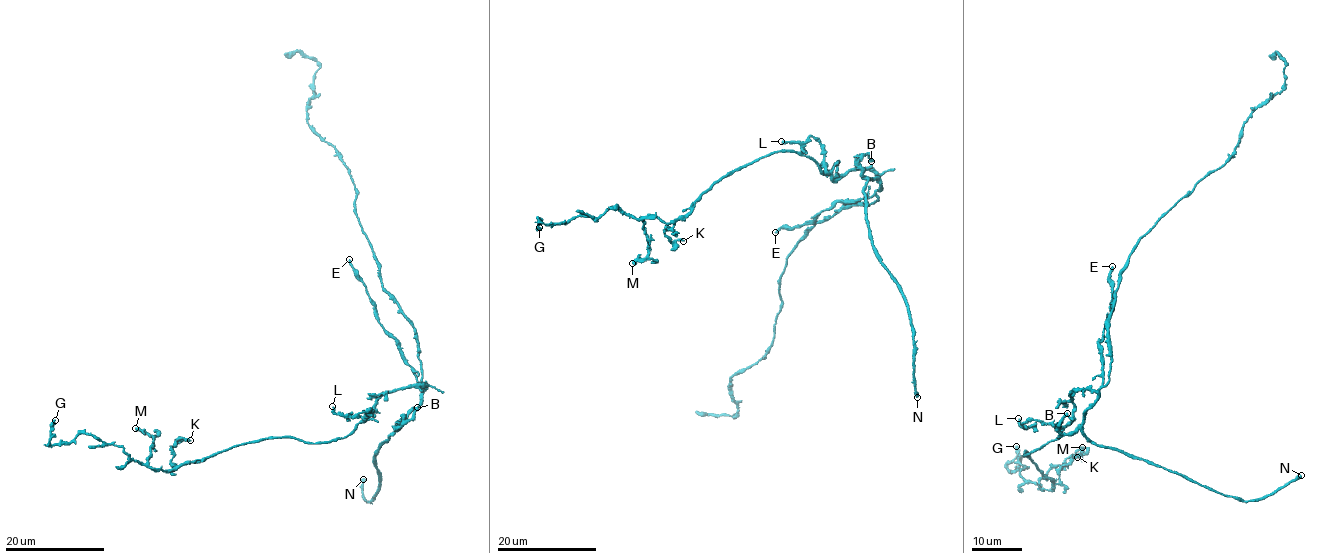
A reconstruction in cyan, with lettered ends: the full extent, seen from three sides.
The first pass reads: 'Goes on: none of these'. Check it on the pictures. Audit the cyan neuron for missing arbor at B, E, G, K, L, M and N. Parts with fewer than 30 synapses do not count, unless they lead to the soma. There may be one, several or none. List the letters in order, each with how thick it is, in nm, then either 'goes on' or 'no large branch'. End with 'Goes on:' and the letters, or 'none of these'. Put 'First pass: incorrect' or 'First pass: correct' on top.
First pass: incorrect
B: 440 nm thick; no large branch
E: 280 nm thick; no large branch
G: 360 nm thick; no large branch
K: 360 nm thick; no large branch
L: 340 nm thick; no large branch
M: 500 nm thick; no large branch
N: 500 nm thick; goes on
Goes on: N

